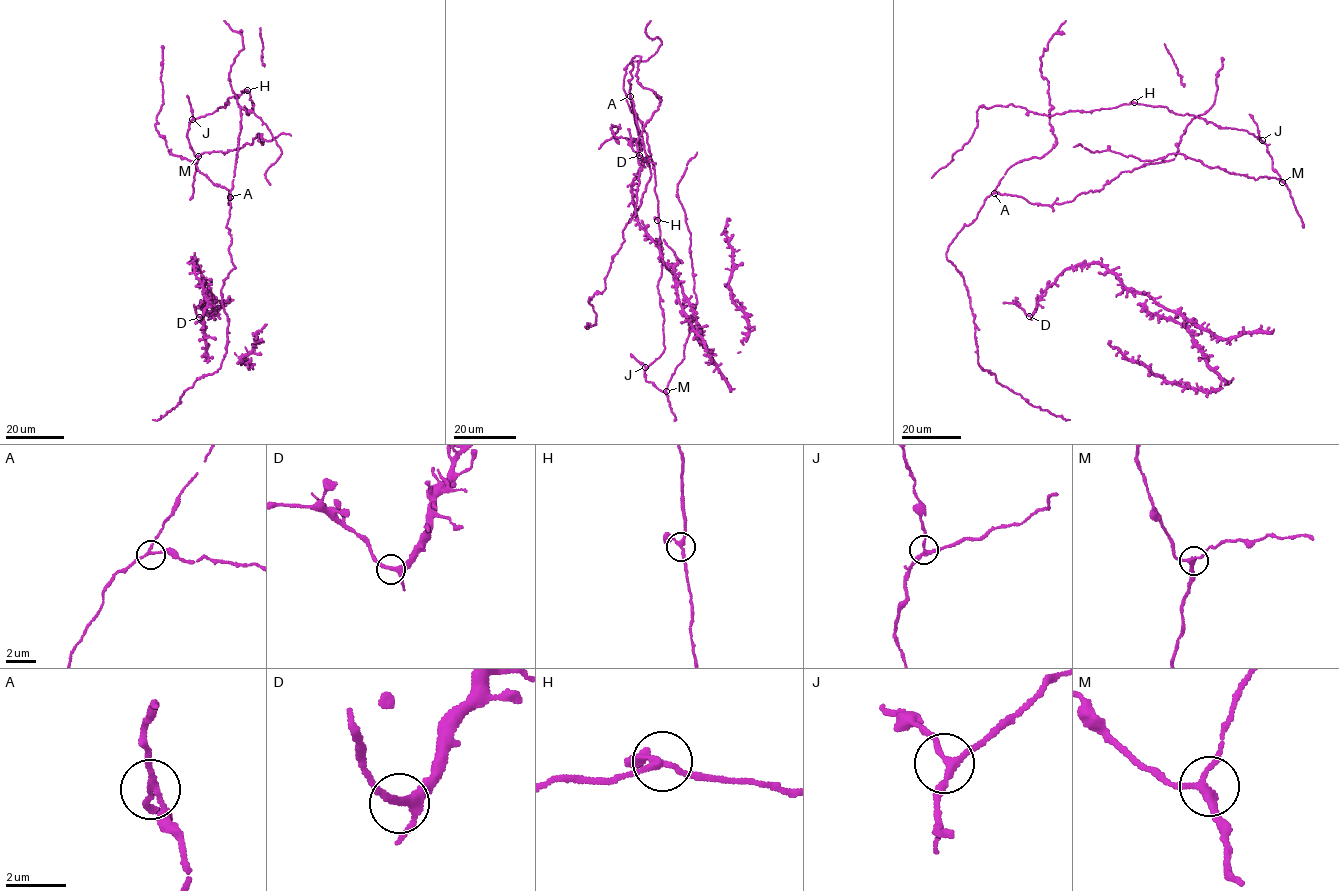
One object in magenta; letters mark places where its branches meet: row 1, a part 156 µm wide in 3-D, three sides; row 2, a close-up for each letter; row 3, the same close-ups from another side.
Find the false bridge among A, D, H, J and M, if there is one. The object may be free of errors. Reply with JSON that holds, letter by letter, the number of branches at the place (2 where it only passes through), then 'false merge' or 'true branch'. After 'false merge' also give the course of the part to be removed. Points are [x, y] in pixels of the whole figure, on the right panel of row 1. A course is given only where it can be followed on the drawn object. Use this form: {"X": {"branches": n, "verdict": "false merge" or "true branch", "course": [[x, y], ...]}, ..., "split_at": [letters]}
{"A": {"branches": 3, "verdict": "true branch"}, "D": {"branches": 3, "verdict": "true branch"}, "H": {"branches": 3, "verdict": "true branch"}, "J": {"branches": 3, "verdict": "true branch"}, "M": {"branches": 3, "verdict": "true branch"}, "split_at": []}

